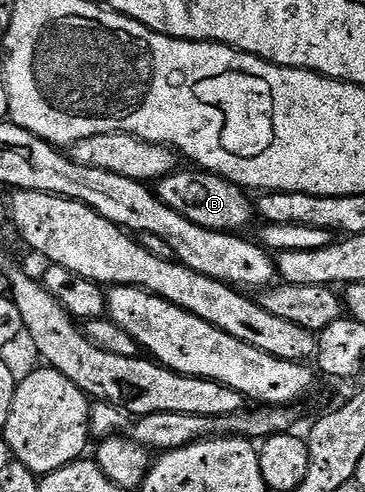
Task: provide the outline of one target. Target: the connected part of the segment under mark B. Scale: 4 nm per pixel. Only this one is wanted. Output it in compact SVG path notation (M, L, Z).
M179 168L174 173L164 176L156 184L158 199L172 212L180 212L184 220L192 220L200 228L242 232L250 221L255 221L256 206L251 195L235 182L222 178L219 174L209 173L201 168Z

